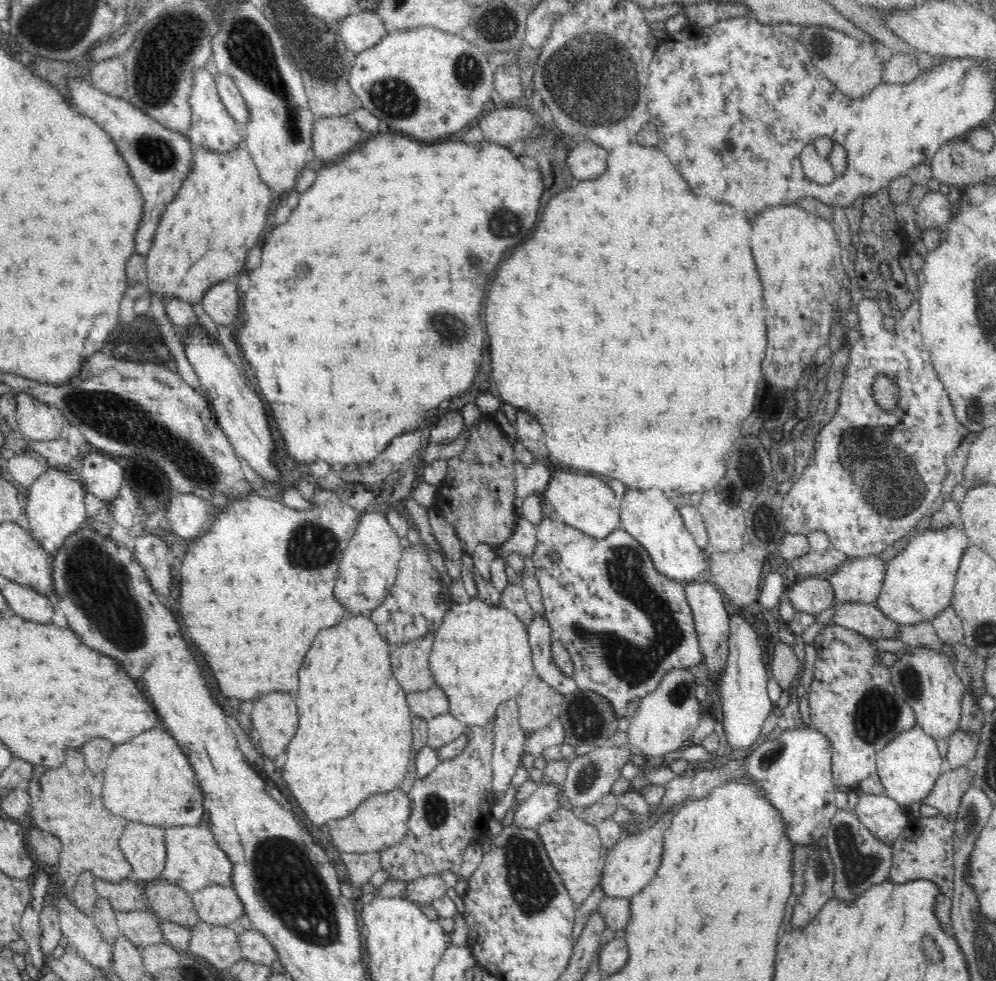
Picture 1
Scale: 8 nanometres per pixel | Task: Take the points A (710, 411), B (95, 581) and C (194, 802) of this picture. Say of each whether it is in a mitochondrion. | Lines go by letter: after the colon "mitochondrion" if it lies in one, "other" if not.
A: other
B: mitochondrion
C: mitochondrion

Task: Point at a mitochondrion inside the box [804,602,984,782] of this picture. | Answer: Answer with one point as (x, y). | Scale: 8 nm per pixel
(877, 712)

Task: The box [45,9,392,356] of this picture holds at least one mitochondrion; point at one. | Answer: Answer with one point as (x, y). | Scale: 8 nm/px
(326, 68)

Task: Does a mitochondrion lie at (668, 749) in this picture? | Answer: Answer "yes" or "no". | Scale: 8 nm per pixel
no

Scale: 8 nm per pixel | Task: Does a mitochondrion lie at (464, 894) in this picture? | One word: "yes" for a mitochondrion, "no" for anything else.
no

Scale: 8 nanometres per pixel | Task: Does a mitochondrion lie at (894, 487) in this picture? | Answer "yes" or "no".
yes

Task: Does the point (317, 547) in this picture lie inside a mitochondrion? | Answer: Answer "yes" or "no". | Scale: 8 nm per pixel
yes

